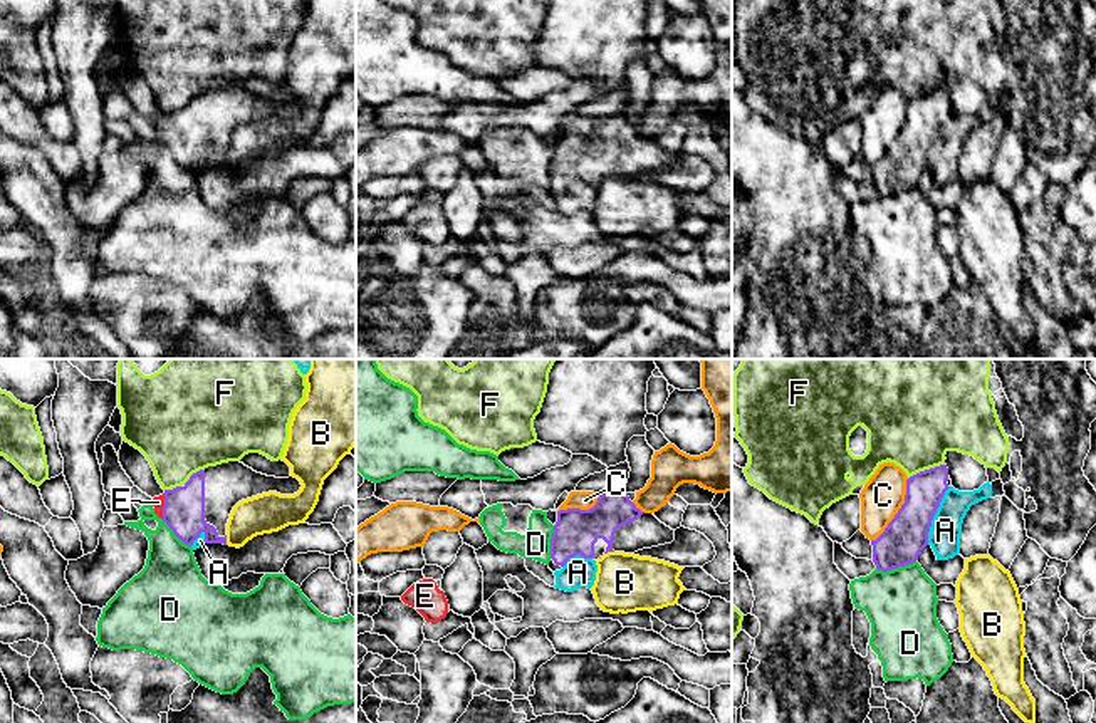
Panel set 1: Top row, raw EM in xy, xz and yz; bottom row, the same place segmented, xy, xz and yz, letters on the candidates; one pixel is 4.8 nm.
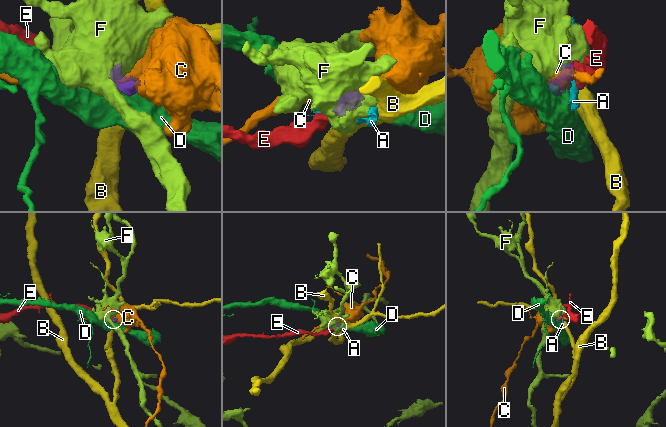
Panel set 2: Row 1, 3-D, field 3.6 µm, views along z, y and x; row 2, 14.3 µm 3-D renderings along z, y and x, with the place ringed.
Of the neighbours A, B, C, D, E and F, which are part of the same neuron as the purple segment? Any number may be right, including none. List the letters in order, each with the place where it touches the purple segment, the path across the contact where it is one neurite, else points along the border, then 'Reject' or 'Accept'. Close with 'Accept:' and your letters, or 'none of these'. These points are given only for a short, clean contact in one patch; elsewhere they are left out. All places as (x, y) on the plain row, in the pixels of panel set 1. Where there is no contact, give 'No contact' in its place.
A: Touches purple at yz (934, 140). Boundary: yz (950, 111), (932, 145), (927, 168). Reject
B: Touches purple at xy (225, 165). Boundary: xy (225, 160), (227, 168). Reject
C: Touches purple at yz (898, 135). Reject
D: Touches purple at yz (895, 192). Reject
E: Touches purple at xy (163, 131). Path across: xy (183, 136), (177, 131), (163, 131), (158, 126). Accept
F: Touches purple at yz (927, 94). Boundary: yz (944, 88), (910, 101). Reject
Accept: E

